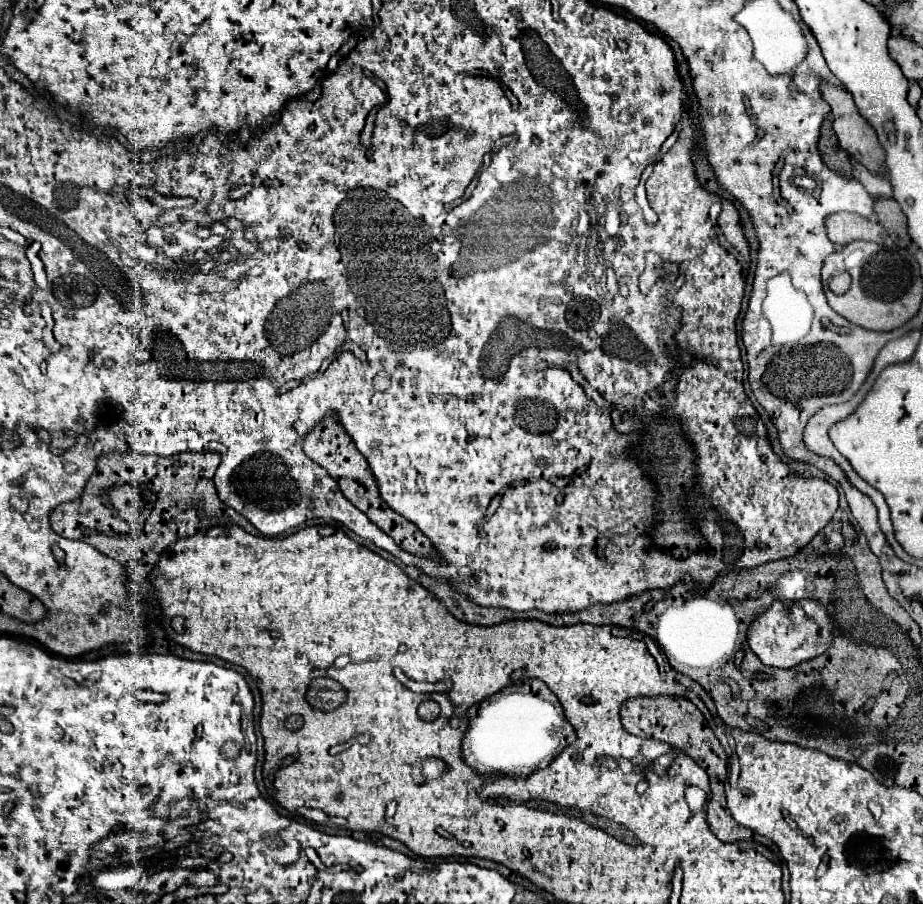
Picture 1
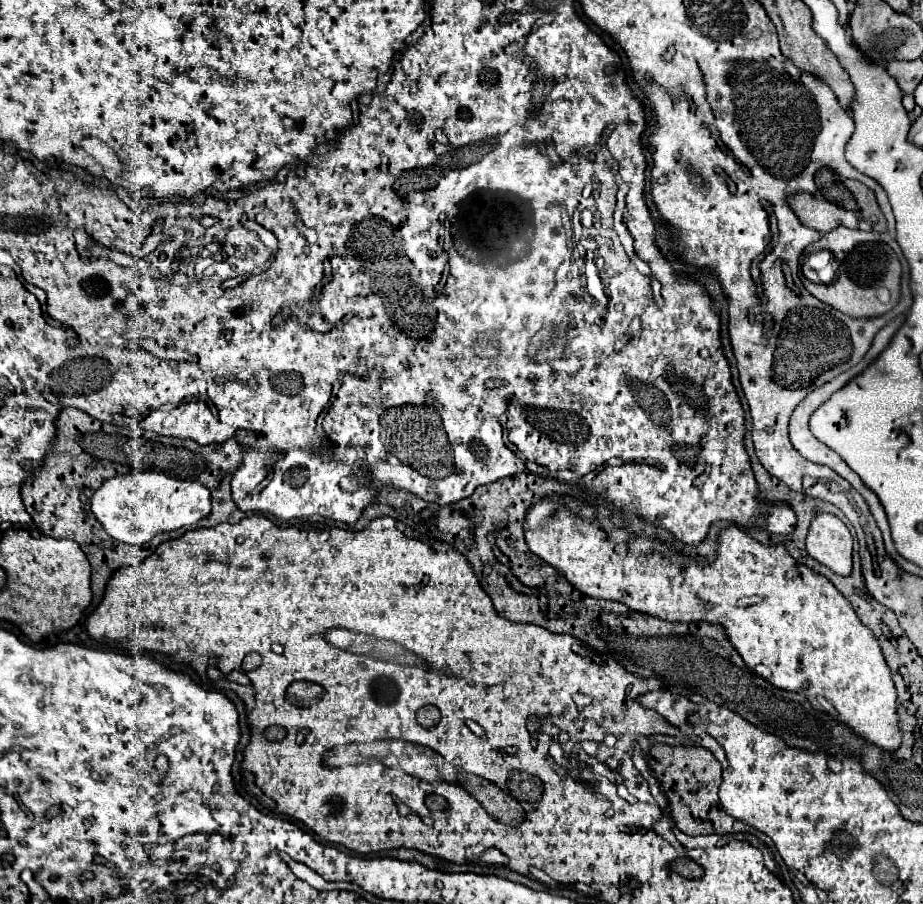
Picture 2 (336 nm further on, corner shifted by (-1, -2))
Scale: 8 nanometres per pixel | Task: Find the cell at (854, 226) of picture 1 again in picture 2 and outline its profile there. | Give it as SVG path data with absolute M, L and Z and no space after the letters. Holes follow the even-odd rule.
M795 194L789 198L789 204L805 226L821 234L831 232L837 226L859 228L859 218L855 212L849 212L829 200L815 198L813 194Z

